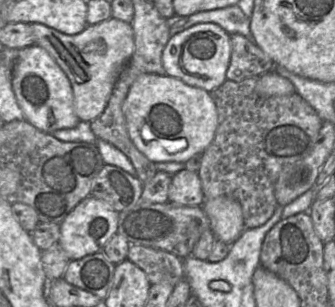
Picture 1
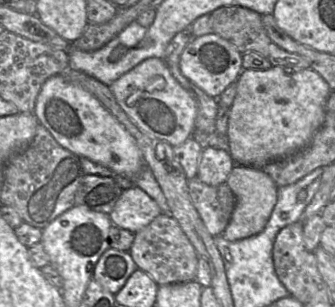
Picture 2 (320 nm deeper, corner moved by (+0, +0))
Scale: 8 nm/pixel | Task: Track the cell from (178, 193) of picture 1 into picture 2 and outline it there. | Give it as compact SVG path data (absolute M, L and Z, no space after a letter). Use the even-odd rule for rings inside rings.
M213 147L204 148L200 156L197 178L210 186L223 184L235 165L229 151Z

